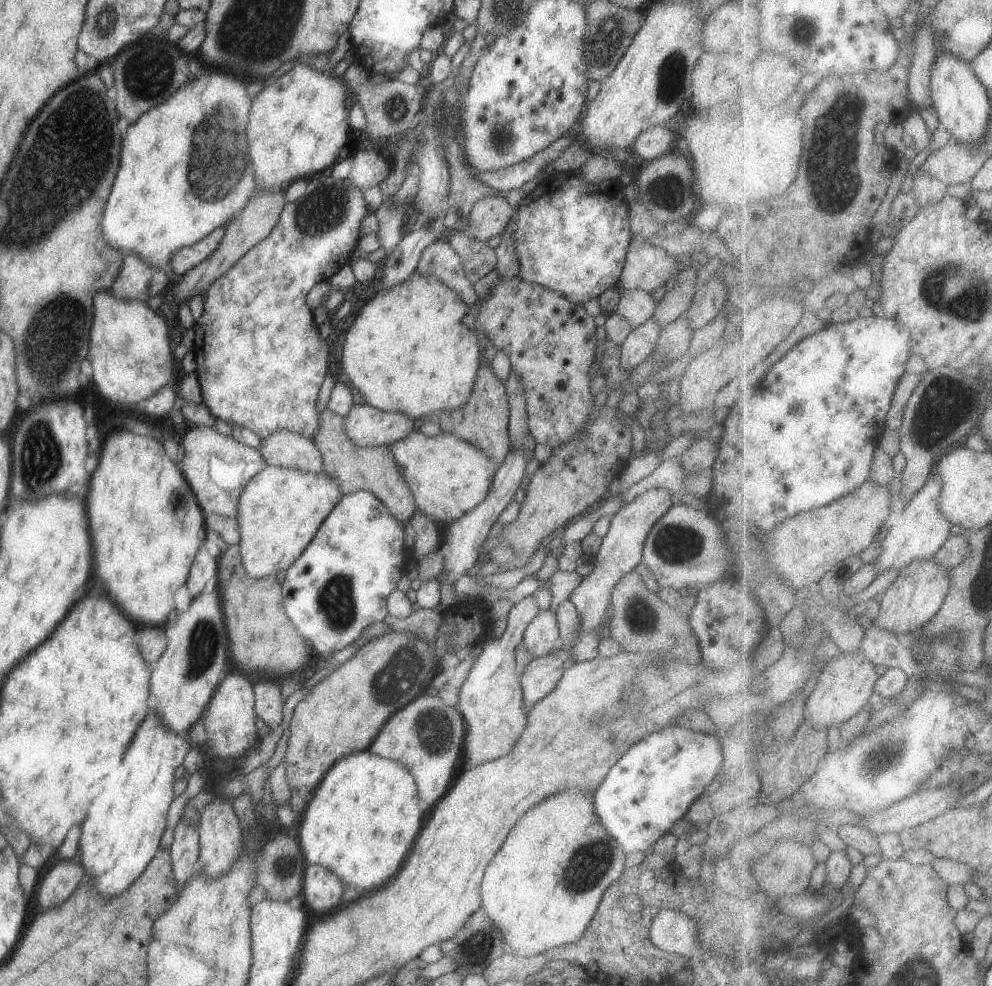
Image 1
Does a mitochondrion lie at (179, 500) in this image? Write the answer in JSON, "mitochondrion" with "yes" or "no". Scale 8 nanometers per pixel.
{"mitochondrion":"no"}

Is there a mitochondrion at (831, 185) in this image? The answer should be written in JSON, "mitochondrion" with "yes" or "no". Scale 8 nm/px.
{"mitochondrion":"yes"}

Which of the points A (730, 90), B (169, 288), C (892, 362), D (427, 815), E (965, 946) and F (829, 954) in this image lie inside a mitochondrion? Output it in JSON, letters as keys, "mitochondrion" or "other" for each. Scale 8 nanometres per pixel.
{"A":"other","B":"other","C":"other","D":"other","E":"other","F":"other"}

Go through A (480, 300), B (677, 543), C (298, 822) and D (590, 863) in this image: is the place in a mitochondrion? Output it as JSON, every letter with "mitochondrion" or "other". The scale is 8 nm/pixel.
{"A":"other","B":"mitochondrion","C":"other","D":"mitochondrion"}

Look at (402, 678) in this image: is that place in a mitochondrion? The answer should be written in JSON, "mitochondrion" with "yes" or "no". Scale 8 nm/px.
{"mitochondrion":"yes"}

